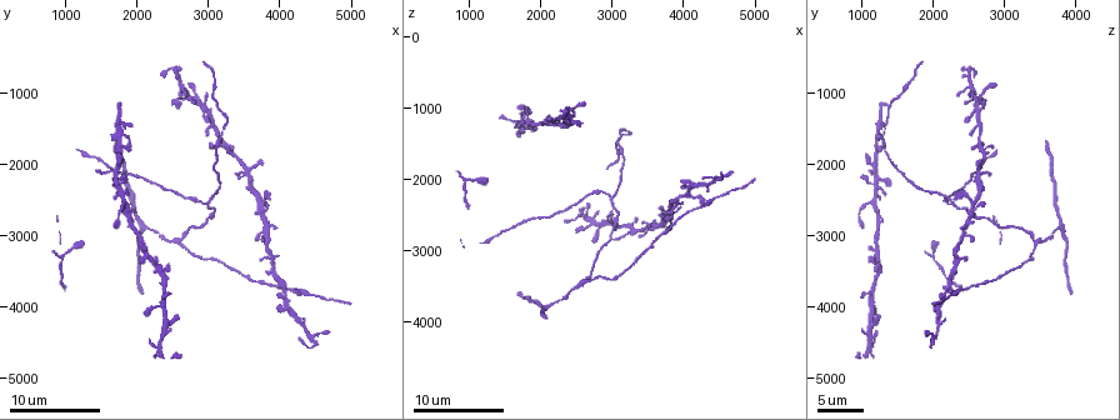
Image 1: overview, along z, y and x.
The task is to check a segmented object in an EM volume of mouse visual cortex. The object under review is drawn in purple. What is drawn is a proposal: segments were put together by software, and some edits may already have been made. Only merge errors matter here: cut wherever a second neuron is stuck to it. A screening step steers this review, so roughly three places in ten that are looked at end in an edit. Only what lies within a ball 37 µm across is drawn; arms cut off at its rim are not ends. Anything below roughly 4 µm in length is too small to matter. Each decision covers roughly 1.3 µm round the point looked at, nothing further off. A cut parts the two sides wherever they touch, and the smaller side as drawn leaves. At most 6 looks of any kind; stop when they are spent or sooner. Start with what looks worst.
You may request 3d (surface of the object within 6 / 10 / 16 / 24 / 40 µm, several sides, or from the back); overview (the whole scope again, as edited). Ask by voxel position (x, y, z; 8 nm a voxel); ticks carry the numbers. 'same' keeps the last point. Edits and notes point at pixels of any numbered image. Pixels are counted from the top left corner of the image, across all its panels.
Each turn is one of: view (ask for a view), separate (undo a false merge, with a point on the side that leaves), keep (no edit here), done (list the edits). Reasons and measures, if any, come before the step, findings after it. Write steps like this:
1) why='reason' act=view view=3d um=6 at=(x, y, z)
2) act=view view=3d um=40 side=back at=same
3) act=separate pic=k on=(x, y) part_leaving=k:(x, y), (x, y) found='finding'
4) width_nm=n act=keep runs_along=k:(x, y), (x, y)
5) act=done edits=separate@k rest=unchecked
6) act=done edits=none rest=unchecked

why='three arms meet' act=view view=3d um=6 at=(4300, 3800, 2350)

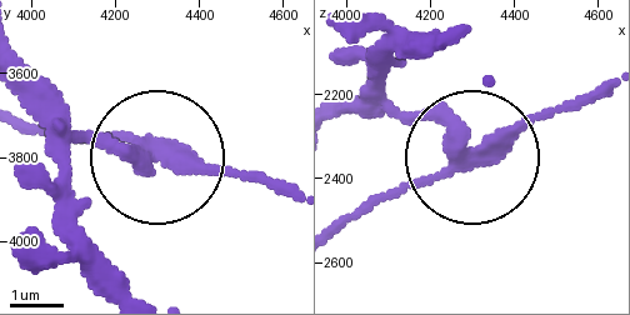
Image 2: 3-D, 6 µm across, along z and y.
side_arm_um=7 act=keep found='one neuron here'

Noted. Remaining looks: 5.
why='a fork' act=view view=3d um=6 at=(3000, 2500, 2200)

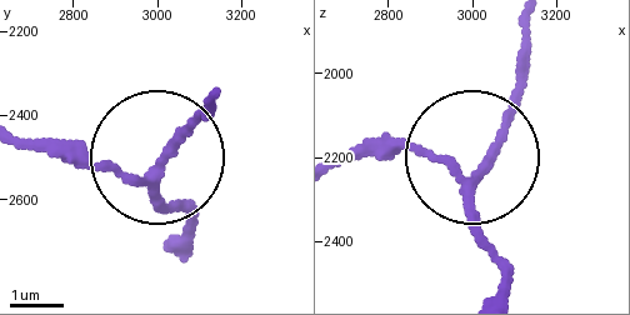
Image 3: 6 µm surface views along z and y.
act=view view=3d um=6 side=back at=(2995, 2535, 2250)

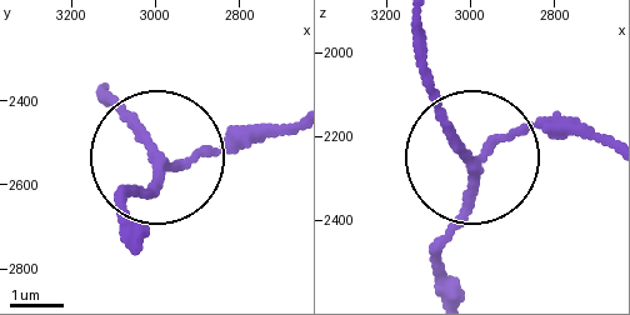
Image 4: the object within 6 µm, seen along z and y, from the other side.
act=keep runs_along=4:(145, 235), (126, 195), (159, 164), (104, 96) found='all the same neuron'

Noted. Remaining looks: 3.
why='four arms meet' act=view view=3d um=16 at=(1700, 2250, 1150)

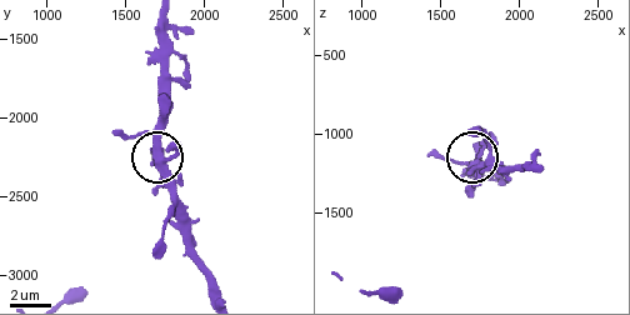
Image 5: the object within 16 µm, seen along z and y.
act=view view=3d um=16 side=back at=same

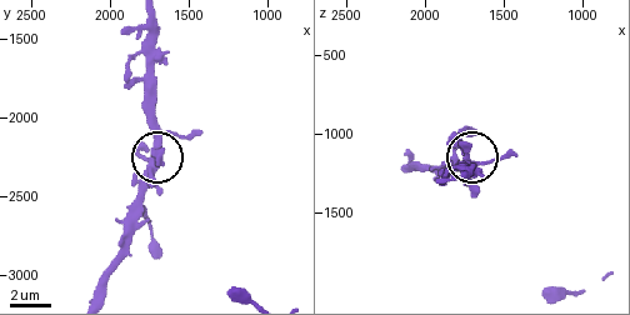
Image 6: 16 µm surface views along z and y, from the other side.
arms=4 act=keep found='continuous, no second neuron'

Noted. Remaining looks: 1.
act=done edits=none rest=unchecked

